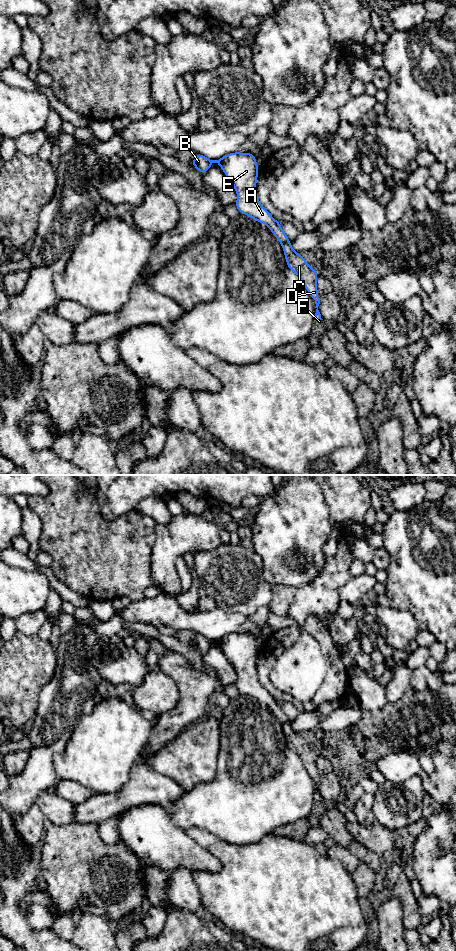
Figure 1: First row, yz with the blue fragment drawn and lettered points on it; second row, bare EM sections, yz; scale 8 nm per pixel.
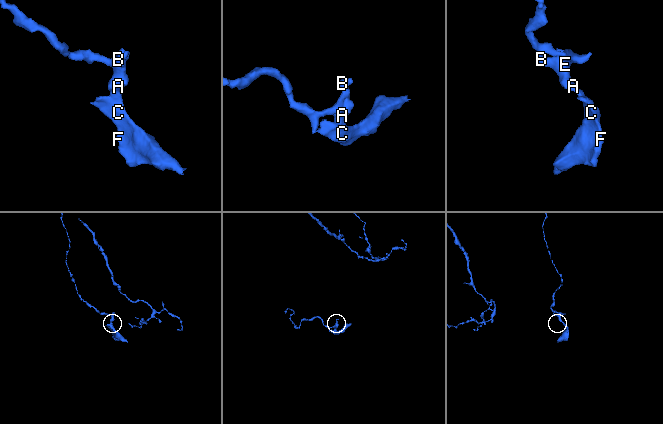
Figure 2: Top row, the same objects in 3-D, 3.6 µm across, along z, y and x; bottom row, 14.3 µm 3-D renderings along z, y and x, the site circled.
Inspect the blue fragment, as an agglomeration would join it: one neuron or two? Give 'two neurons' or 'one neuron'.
two neurons

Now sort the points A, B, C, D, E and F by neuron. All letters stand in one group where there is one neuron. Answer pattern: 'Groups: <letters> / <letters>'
Groups: A B E / C D F

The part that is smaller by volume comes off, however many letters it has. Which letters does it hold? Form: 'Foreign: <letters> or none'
Foreign: C, D, F

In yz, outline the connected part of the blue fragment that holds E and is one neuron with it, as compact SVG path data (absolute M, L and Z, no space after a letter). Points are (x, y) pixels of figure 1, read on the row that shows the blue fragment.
M233 152L218 160L211 160L197 153L191 163L200 173L207 173L212 163L218 163L237 192L235 205L239 213L266 224L281 244L289 242L281 223L258 200L256 180L259 167L252 153Z

